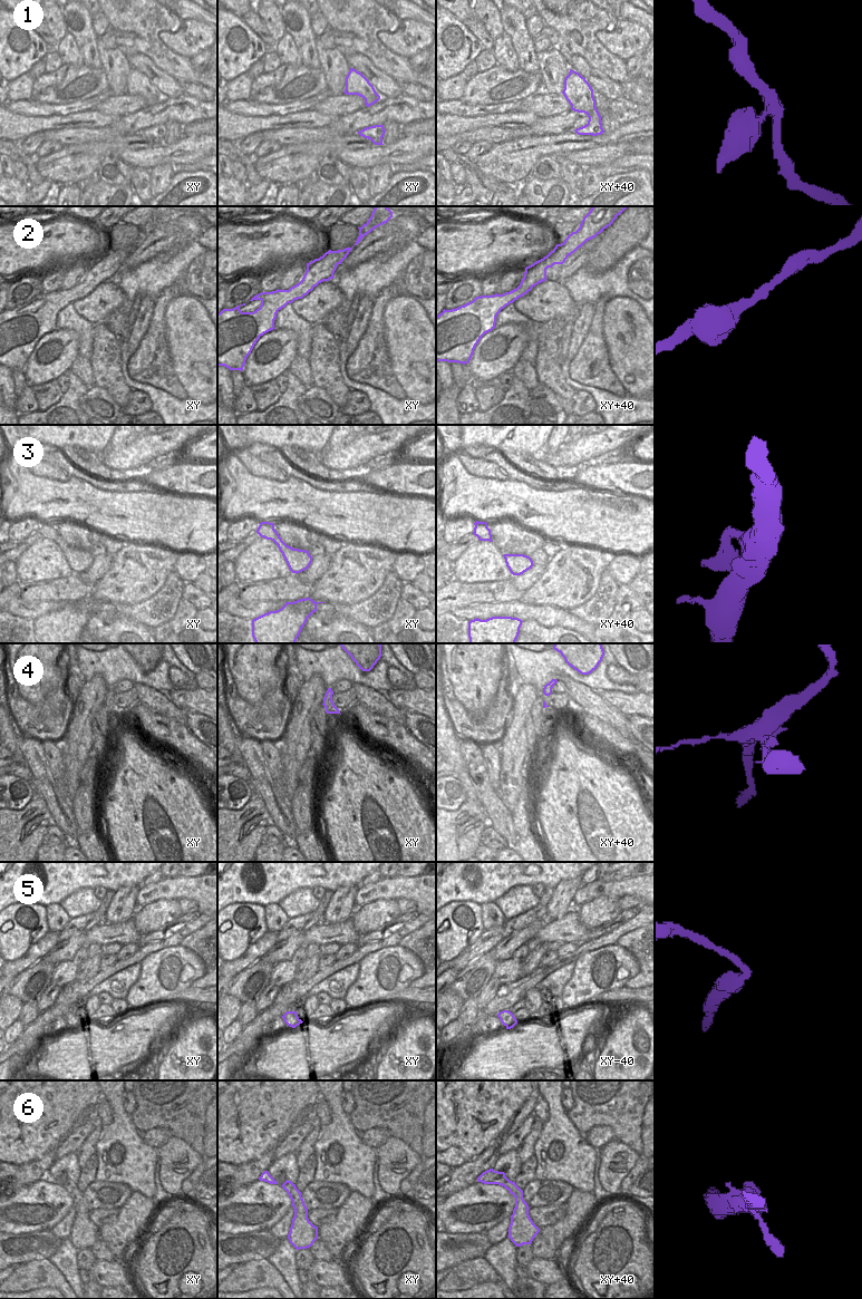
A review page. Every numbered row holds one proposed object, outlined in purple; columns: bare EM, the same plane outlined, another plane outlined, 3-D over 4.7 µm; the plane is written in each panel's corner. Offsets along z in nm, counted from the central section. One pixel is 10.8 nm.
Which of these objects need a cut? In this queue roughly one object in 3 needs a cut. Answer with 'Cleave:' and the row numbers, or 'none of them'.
Cleave: 5

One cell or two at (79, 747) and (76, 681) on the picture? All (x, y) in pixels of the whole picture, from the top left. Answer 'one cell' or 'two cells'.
two cells

